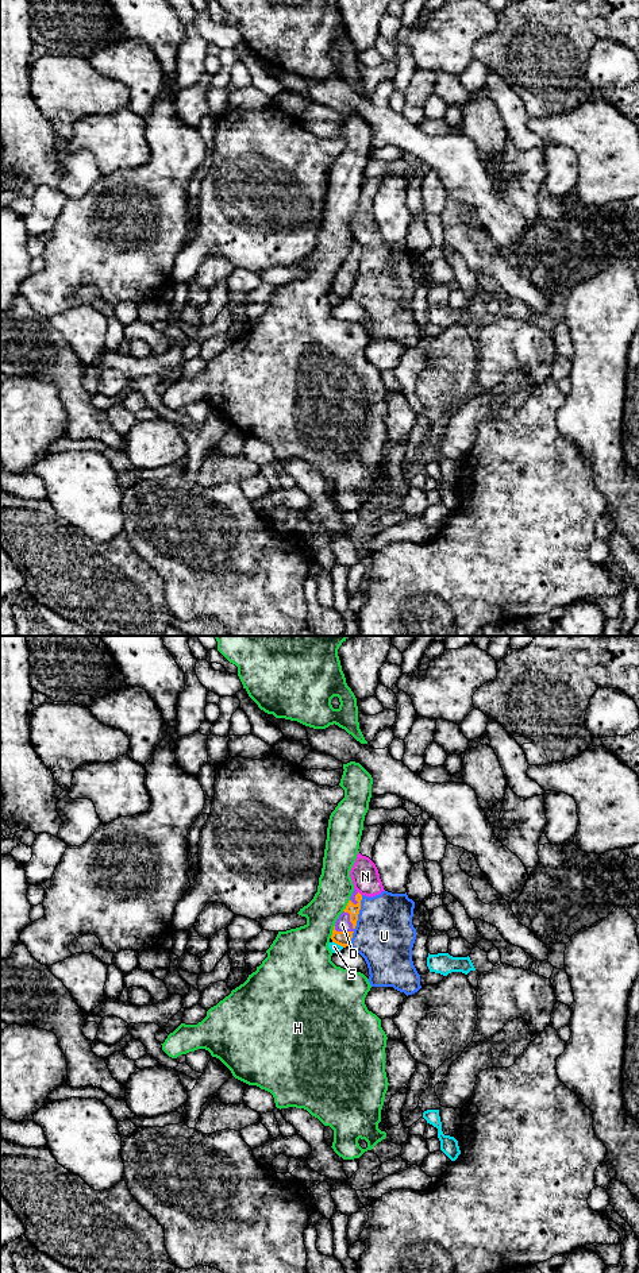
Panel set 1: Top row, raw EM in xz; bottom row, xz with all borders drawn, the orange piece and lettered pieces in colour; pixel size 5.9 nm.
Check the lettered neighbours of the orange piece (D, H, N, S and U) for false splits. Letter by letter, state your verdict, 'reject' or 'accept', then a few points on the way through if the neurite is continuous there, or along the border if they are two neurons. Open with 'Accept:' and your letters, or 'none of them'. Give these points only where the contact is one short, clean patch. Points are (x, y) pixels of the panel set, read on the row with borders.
Accept: D
D: accept | across xz (343, 938), (353, 929), (350, 921), (342, 924)
H: reject
N: reject | along xz (358, 891), (361, 895)
S: reject | along xz (333, 941), (343, 946)
U: reject

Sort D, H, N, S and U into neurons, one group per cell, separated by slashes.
D / H / N U / S

